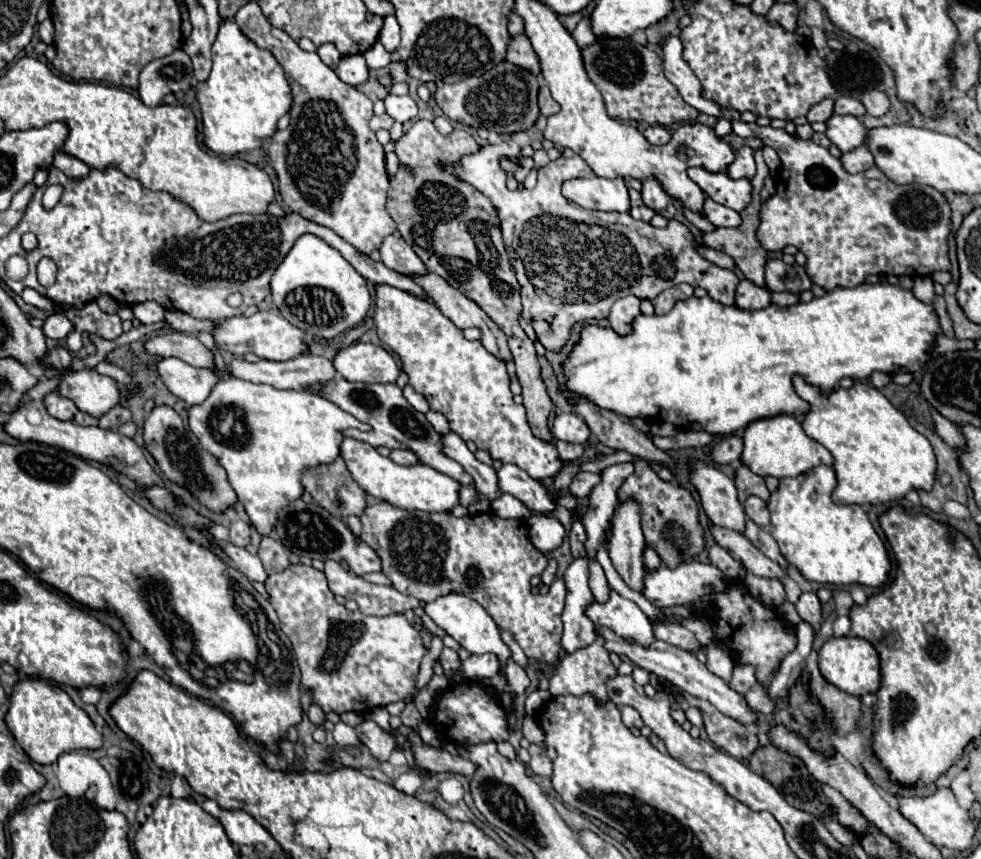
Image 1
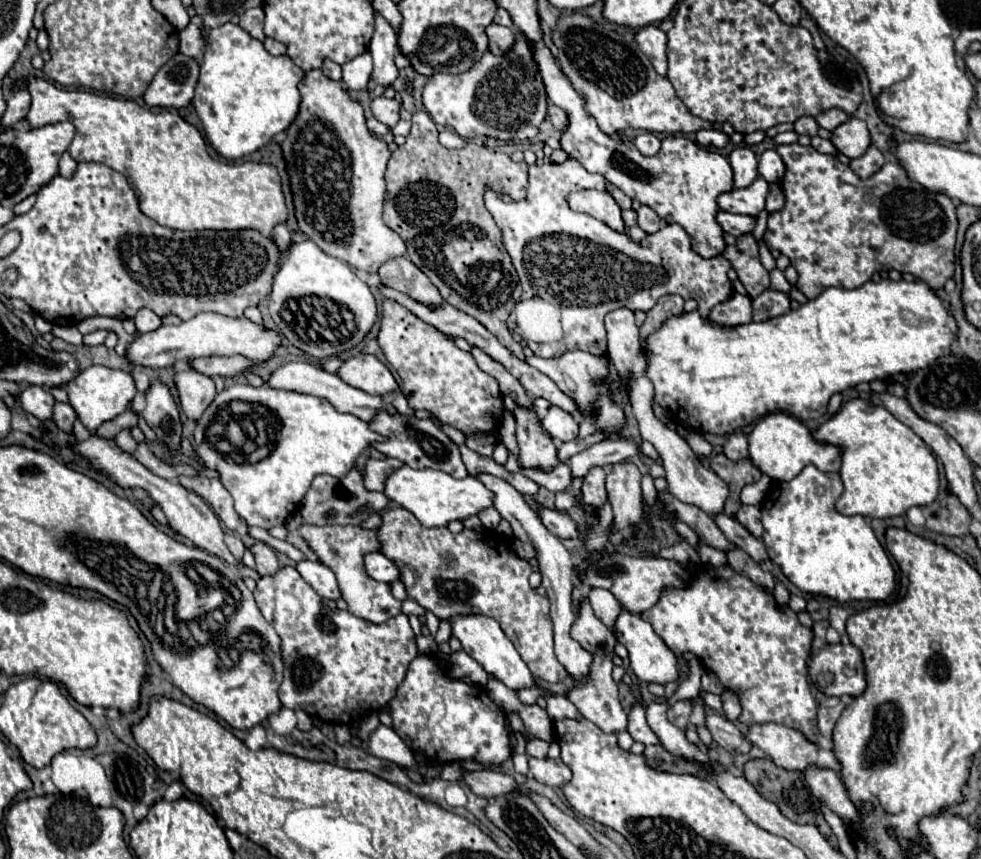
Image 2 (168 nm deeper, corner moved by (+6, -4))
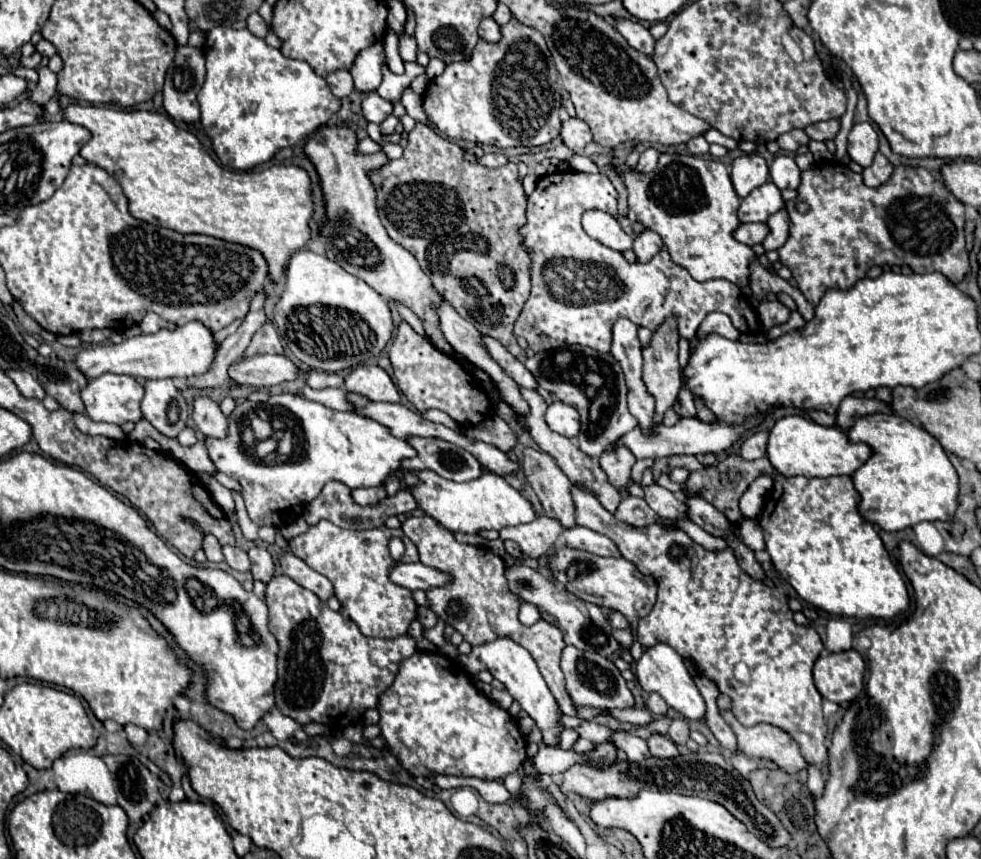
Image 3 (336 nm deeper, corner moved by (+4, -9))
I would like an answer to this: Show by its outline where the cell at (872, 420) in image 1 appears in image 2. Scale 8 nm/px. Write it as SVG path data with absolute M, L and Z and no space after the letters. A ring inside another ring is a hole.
M861 397L849 399L831 419L821 423L813 431L813 437L819 443L829 443L841 449L839 475L841 475L845 491L835 501L835 509L841 515L863 515L863 517L885 519L885 517L903 515L913 505L923 507L935 501L937 489L939 489L939 473L937 473L937 461L931 449L907 425L897 421L885 407L873 405L871 401Z

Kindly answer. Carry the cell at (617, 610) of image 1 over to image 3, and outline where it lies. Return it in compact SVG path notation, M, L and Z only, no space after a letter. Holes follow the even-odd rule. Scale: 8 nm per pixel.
M655 644L651 648L645 648L641 660L635 664L635 676L645 692L657 692L659 696L663 696L663 700L685 720L705 720L705 700L691 674L687 672L683 658L671 646Z

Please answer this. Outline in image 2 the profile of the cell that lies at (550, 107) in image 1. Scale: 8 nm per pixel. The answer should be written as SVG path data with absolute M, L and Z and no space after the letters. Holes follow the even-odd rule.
M549 105L547 107L547 119L551 121L551 125L557 129L557 131L563 131L565 125L567 125L567 115L563 109L555 107L555 105Z

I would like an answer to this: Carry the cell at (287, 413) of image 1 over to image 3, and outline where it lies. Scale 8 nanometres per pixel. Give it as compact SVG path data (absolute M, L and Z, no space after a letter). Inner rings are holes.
M279 394L279 396L271 396L269 400L269 406L273 408L271 414L273 414L273 426L275 426L275 432L277 436L289 436L291 440L291 446L289 450L285 452L283 446L281 450L277 450L277 458L275 462L261 462L261 460L253 460L249 454L247 454L247 448L241 440L241 434L239 434L239 420L243 420L251 410L255 410L257 404L249 402L249 400L243 400L243 402L237 402L237 408L235 412L229 416L229 436L225 440L215 440L215 438L207 438L205 440L205 446L209 450L209 458L213 460L213 464L217 466L219 472L235 478L241 486L243 486L243 500L245 500L245 508L249 512L249 518L257 524L257 526L275 526L275 528L281 528L285 526L287 522L295 520L297 516L303 514L305 506L319 496L321 488L331 482L331 480L337 480L337 482L343 482L347 484L349 488L359 488L359 486L385 486L387 478L391 474L395 474L401 482L403 488L411 490L419 484L419 478L409 472L409 470L403 470L401 468L401 460L405 458L413 458L417 452L413 446L409 446L405 440L399 440L395 438L389 428L385 428L383 424L367 418L367 416L361 416L361 414L353 414L353 412L337 412L337 410L331 410L319 402L311 402L311 400L305 400L297 394Z

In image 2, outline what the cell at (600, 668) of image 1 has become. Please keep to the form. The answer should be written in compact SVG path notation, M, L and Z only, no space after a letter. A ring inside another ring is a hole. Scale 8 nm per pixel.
M593 655L593 673L589 673L589 677L585 681L581 681L581 685L575 685L573 689L569 689L567 691L567 699L577 707L577 711L585 719L593 721L605 733L611 733L611 731L619 733L619 731L627 729L627 715L625 715L625 711L623 711L623 707L619 703L617 683L611 677L611 669L613 669L611 657L613 655L605 655L605 657Z

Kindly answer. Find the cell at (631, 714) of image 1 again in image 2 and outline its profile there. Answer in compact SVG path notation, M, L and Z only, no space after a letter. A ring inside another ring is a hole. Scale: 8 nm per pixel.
M637 697L635 703L631 705L627 719L629 719L627 731L629 731L629 735L631 735L635 741L641 741L643 745L655 745L655 743L657 743L655 733L649 729L647 721L645 721L645 707L643 707L643 703L641 703L639 697Z

